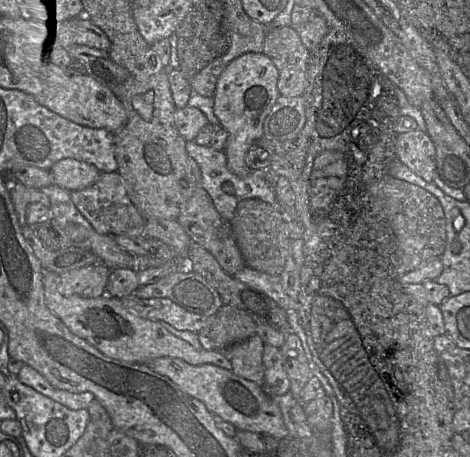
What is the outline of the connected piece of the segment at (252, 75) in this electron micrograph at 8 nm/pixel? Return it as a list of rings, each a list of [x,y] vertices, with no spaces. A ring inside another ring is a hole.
[[[248,52],[232,60],[218,79],[213,95],[214,114],[228,134],[223,150],[227,168],[238,177],[245,177],[251,172],[245,157],[249,149],[263,138],[264,120],[280,96],[278,81],[277,68],[262,52]]]

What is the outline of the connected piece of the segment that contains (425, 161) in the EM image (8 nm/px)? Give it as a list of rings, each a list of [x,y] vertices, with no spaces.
[[[417,129],[399,134],[396,143],[397,158],[427,182],[438,174],[436,149],[425,130]]]

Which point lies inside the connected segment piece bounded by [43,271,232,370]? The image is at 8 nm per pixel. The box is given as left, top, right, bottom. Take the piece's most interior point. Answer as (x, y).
(115, 331)

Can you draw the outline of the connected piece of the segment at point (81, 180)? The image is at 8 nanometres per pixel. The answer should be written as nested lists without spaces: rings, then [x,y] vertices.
[[[72,158],[56,162],[49,171],[53,175],[54,185],[68,191],[91,186],[101,173],[94,165]]]

